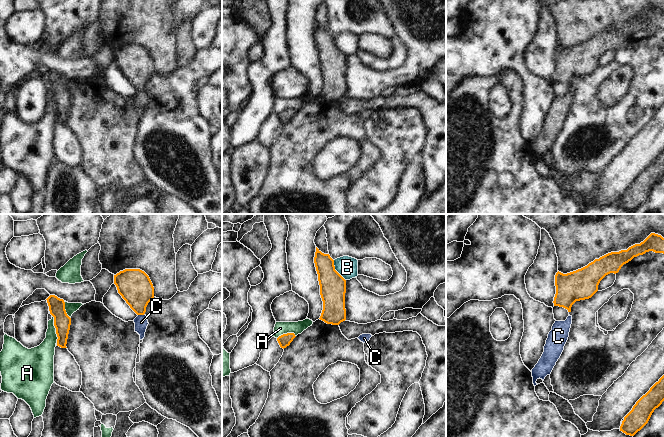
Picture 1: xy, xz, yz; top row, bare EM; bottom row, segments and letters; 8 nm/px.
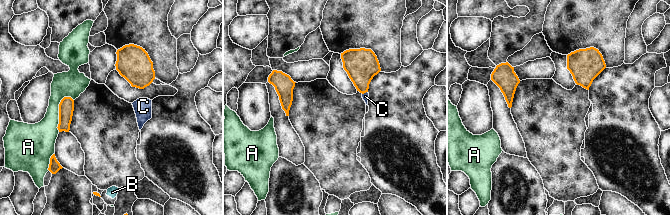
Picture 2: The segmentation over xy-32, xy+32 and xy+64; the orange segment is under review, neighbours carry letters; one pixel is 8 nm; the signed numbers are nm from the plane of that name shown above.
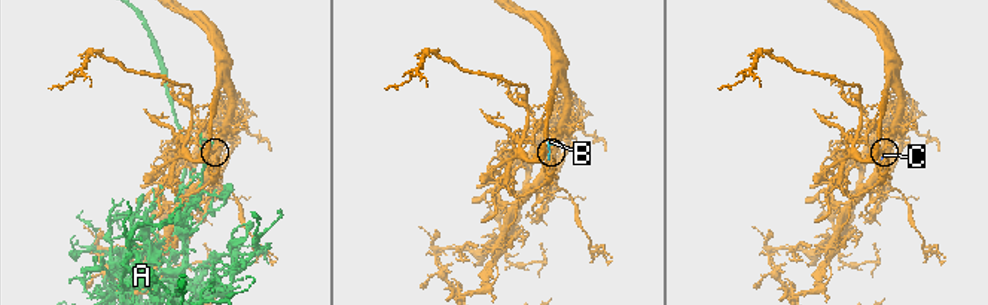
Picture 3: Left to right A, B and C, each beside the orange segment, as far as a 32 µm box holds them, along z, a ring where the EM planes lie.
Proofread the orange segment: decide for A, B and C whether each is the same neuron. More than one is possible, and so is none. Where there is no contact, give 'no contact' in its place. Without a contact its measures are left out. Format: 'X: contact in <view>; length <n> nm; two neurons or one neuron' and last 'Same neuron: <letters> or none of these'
A: contact in xy; length 220 nm; two neurons
B: contact in xz; length 190 nm; two neurons
C: contact in xy; length 50 nm; one neuron
Same neuron: C

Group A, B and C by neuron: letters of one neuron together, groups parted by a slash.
A B / C

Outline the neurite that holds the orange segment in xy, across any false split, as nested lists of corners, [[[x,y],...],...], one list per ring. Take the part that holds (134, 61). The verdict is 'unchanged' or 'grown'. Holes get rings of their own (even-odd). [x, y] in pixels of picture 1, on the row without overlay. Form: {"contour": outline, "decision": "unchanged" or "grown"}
{"contour": [[[125,45],[114,51],[118,69],[138,91],[134,95],[135,108],[144,115],[148,102],[145,91],[148,79],[154,74],[154,63],[149,52],[140,45]]], "decision": "grown"}

